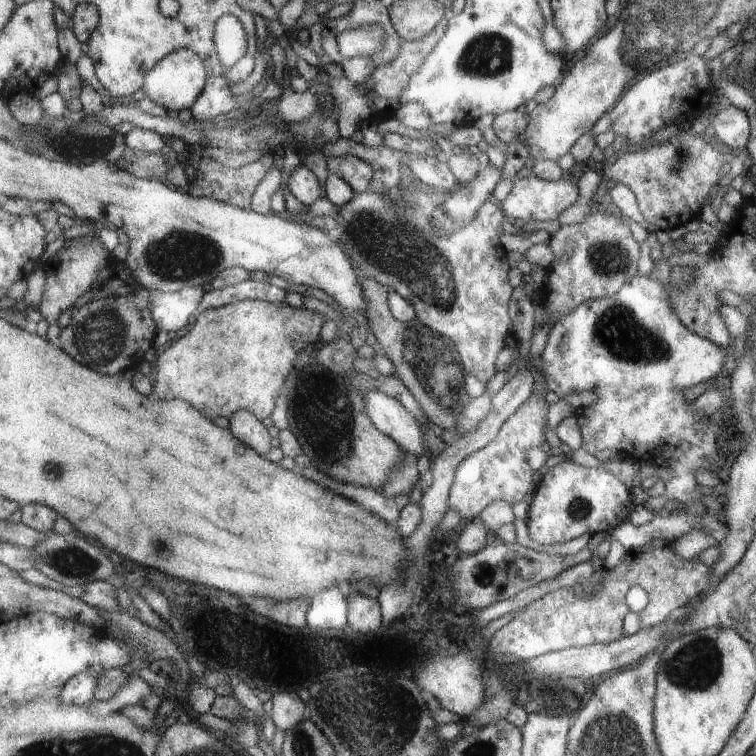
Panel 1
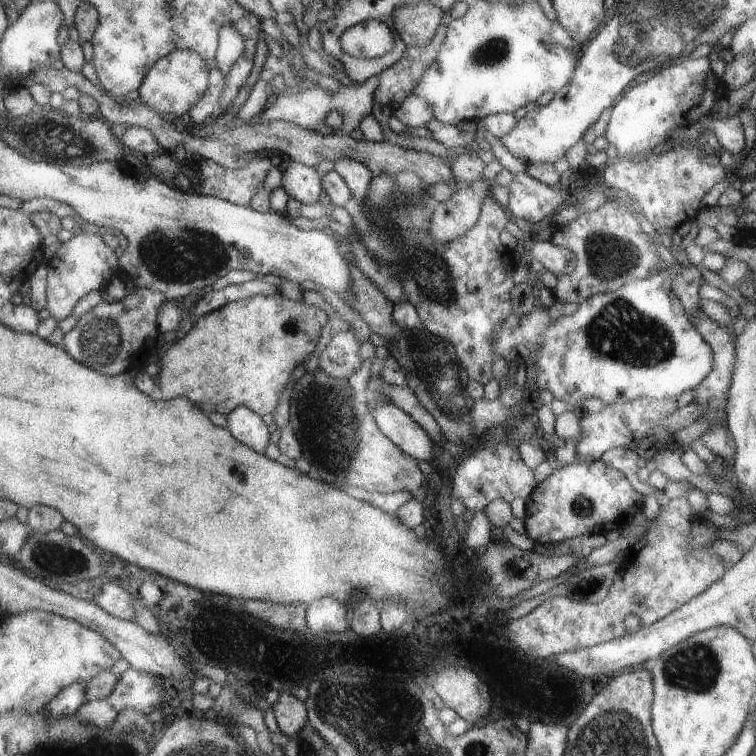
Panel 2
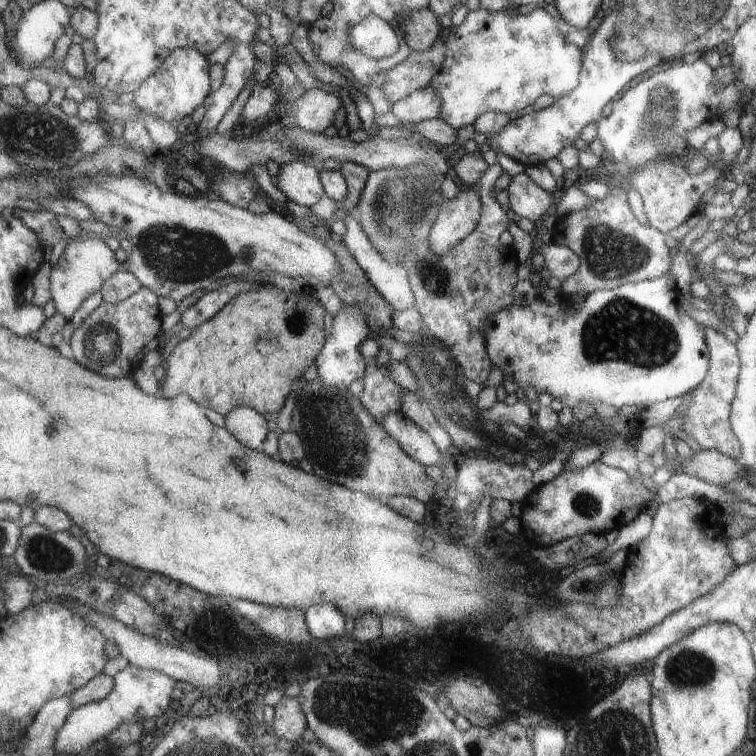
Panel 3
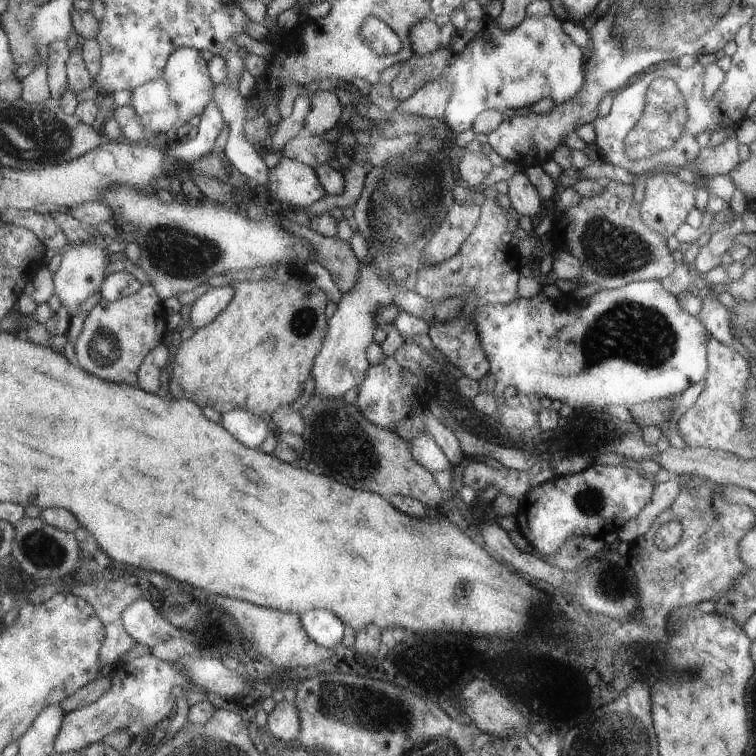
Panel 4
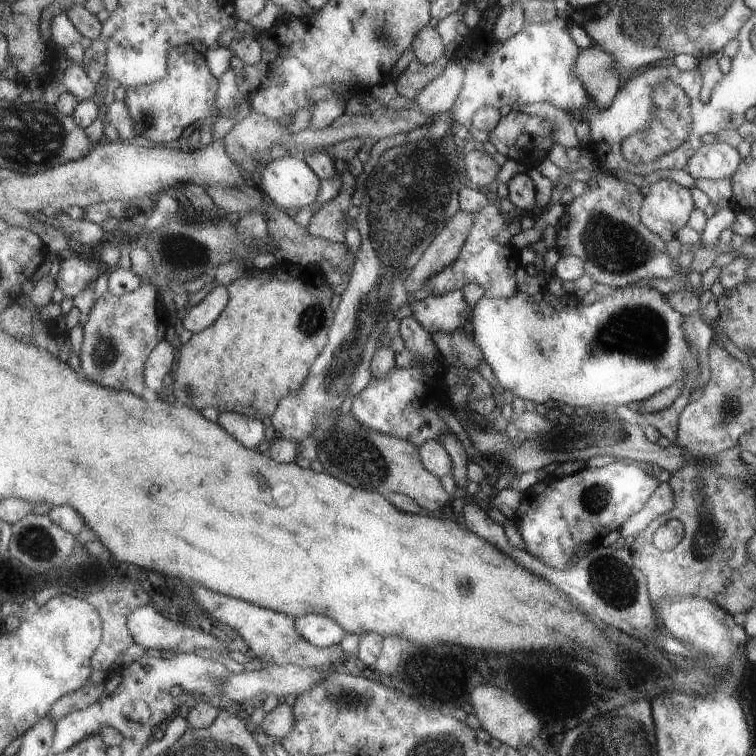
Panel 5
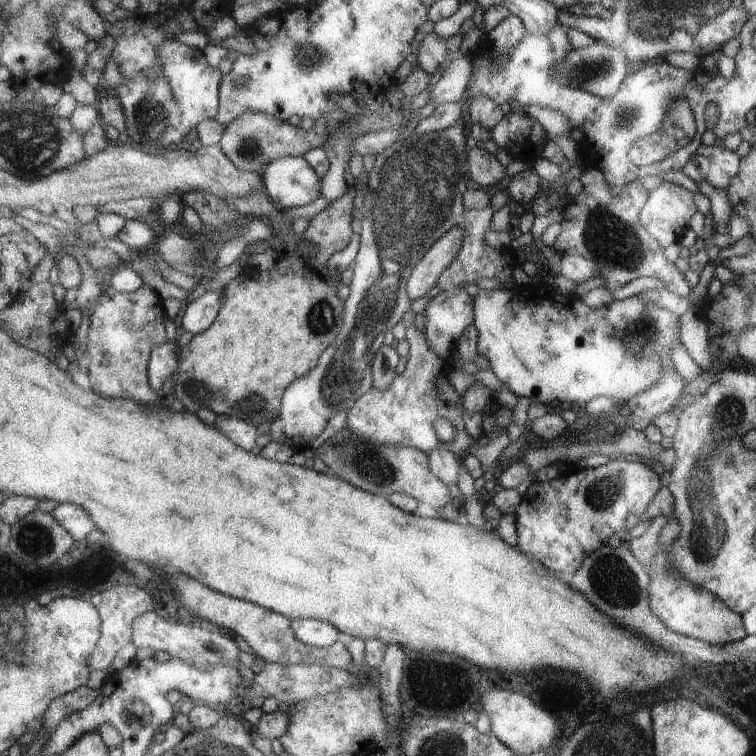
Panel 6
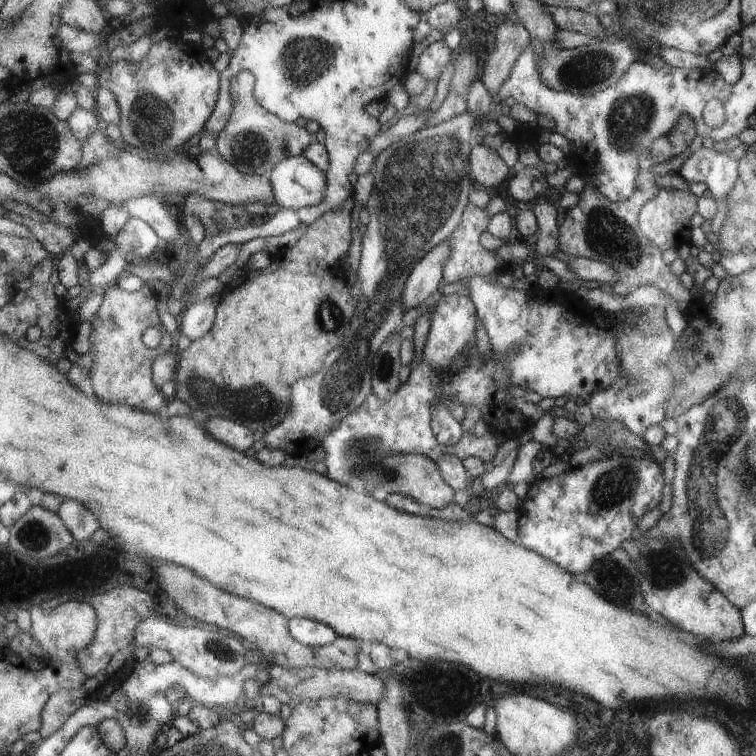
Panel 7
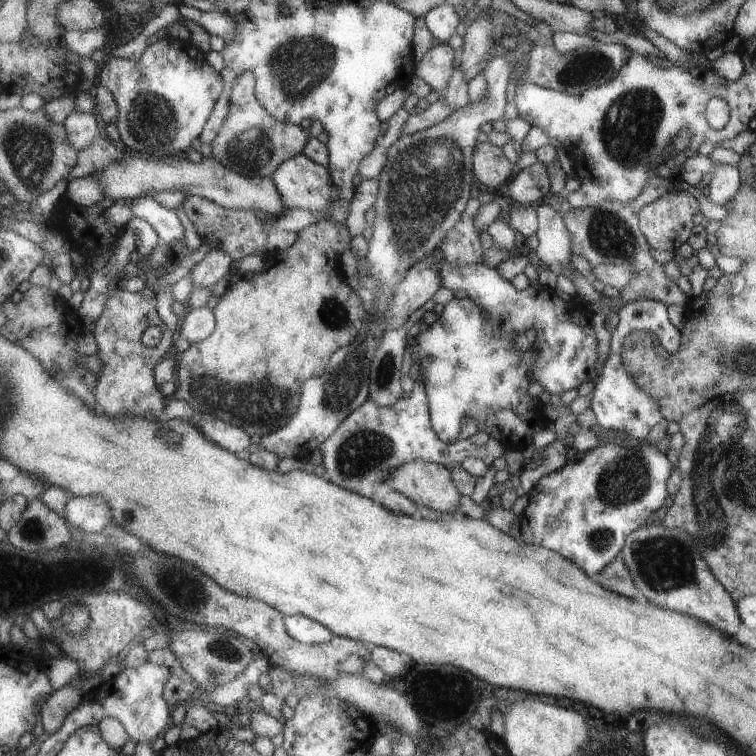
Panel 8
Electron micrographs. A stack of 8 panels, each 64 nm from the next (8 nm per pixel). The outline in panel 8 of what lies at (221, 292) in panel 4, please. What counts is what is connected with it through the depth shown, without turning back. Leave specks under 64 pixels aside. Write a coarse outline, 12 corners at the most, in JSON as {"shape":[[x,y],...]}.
{"shape":[[187,310],[179,338],[207,340],[215,330],[215,310]]}

